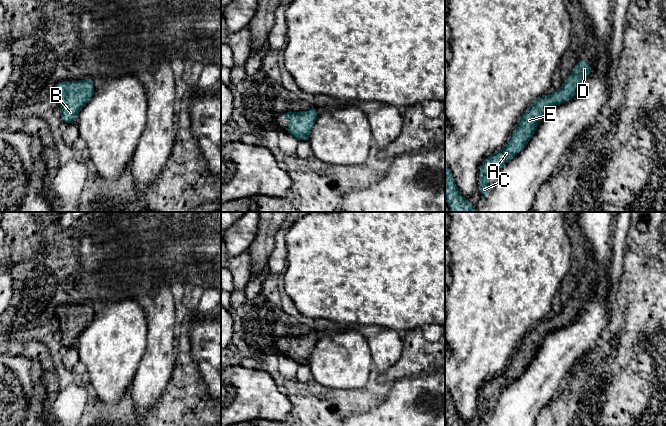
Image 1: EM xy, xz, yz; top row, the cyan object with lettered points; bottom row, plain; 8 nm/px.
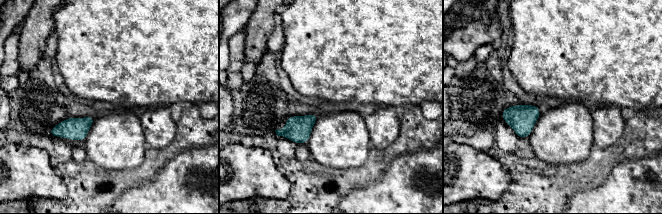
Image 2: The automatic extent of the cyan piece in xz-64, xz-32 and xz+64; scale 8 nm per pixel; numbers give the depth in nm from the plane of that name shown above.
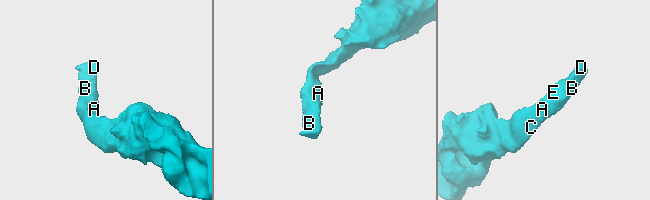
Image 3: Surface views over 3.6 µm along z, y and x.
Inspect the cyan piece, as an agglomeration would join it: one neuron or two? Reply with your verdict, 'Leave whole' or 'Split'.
Leave whole

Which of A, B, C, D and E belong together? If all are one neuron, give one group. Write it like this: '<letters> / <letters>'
A B C D E

